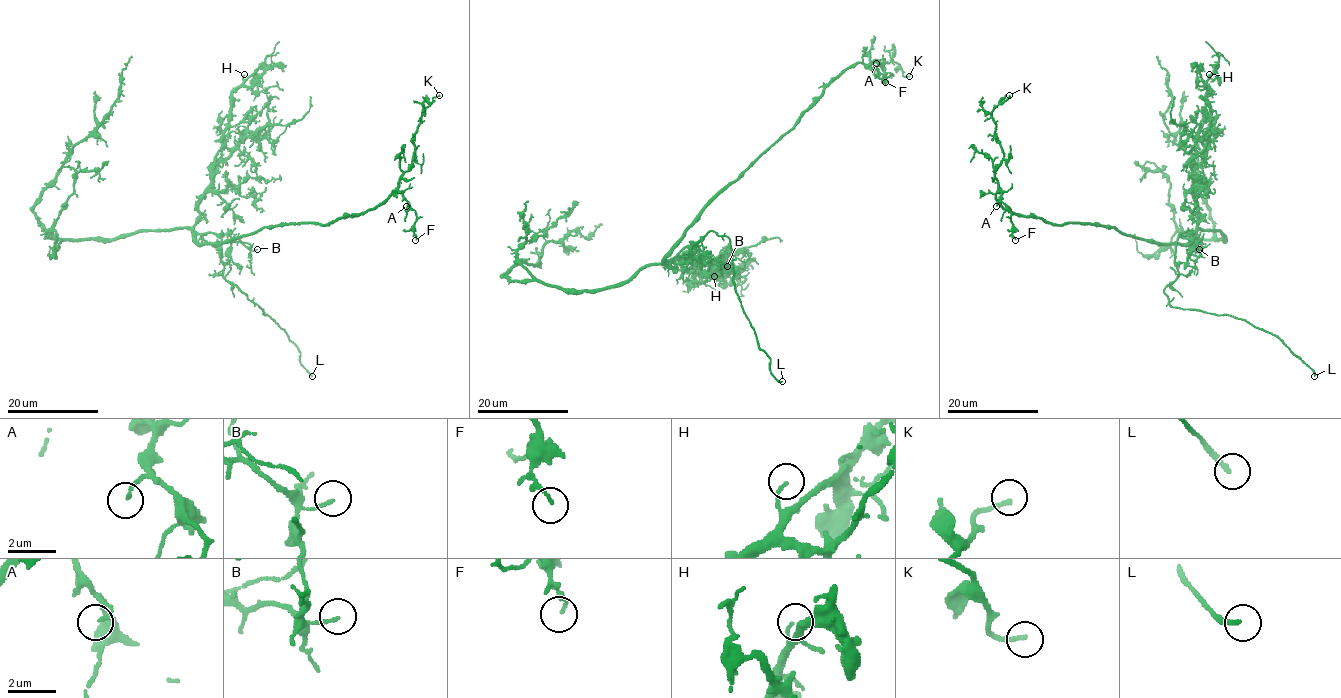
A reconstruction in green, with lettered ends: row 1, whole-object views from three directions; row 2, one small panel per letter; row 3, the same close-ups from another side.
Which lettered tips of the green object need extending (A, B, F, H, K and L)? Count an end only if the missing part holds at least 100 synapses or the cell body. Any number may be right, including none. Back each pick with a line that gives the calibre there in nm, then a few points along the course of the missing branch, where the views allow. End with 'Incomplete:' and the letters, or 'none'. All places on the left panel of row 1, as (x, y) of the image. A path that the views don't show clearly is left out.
L: 200 nm thick
Incomplete: L

